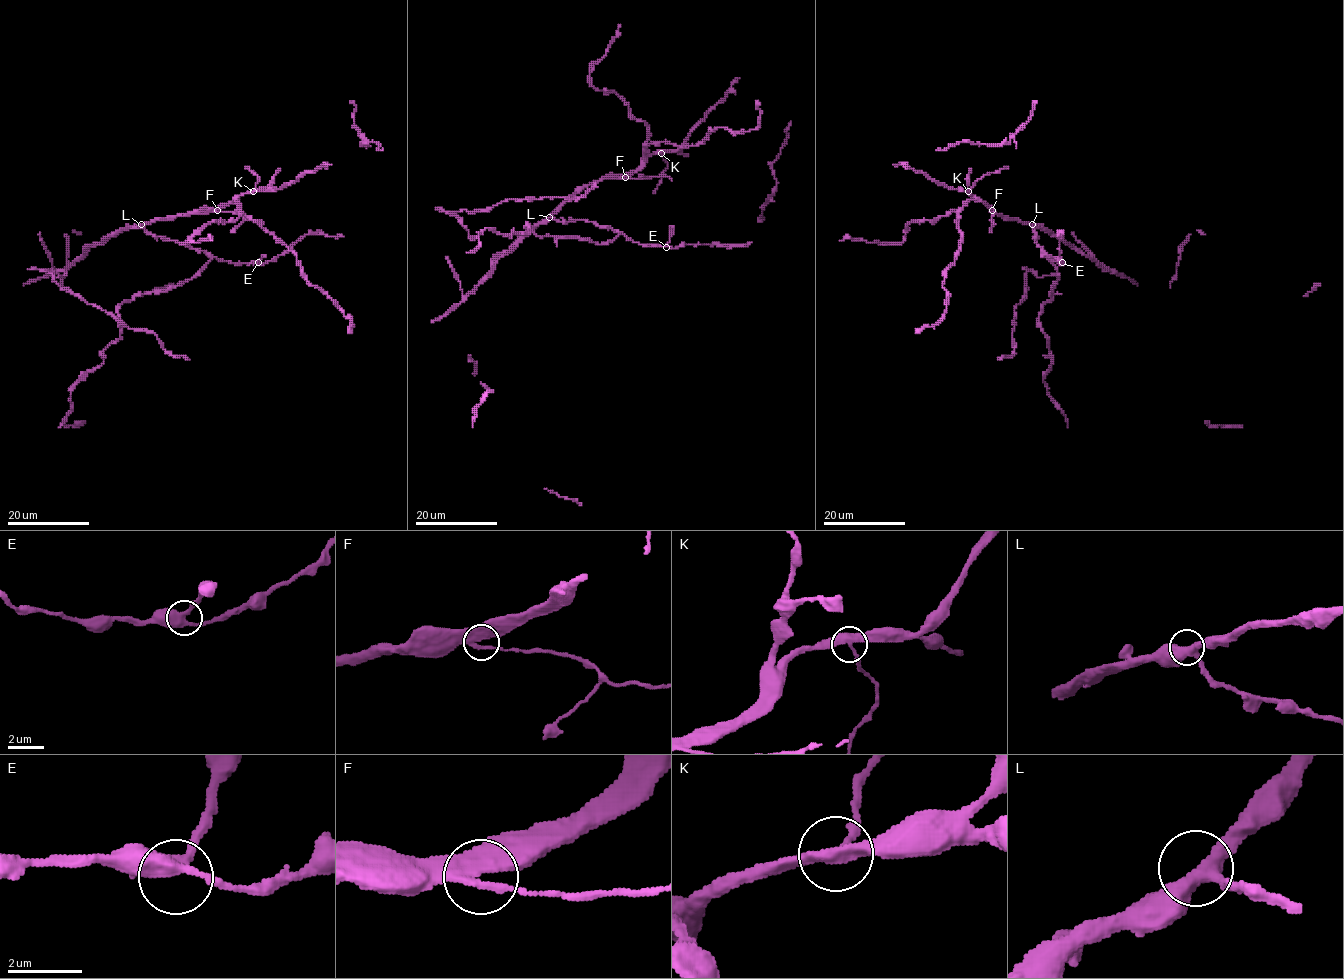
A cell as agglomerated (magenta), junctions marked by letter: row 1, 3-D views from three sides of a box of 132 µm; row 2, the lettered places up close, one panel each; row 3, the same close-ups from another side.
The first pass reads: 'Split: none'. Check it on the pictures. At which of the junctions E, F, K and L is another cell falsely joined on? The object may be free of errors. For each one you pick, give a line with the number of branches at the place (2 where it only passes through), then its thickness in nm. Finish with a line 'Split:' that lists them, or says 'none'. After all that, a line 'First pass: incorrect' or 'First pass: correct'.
K: Branches: 3. Thickness 320 nm
Split: K
First pass: incorrect

